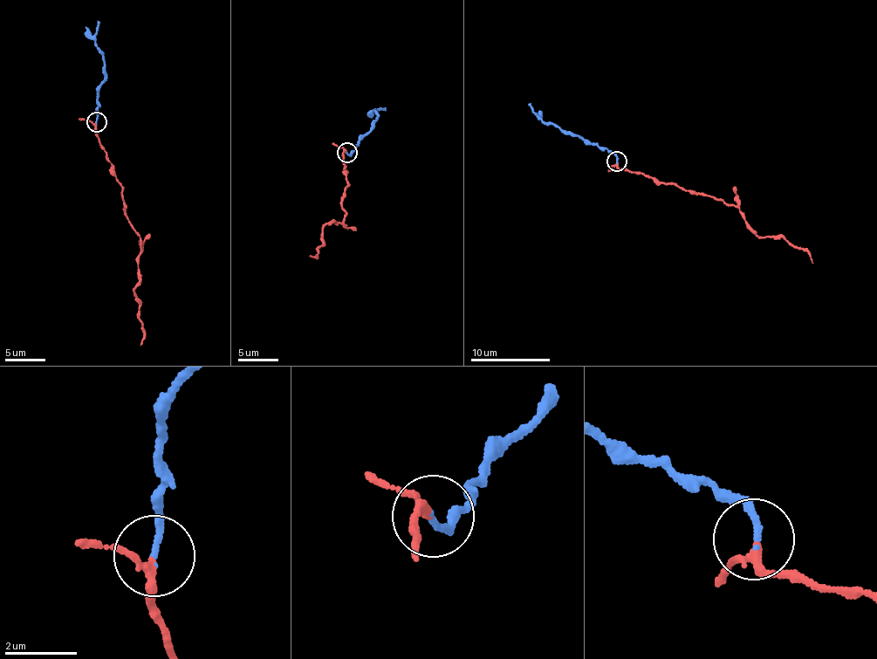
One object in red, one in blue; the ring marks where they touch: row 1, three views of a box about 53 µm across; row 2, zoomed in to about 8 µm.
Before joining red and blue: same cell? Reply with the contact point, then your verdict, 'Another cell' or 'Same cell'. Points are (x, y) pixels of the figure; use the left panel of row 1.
Place: (96, 121). Same cell

